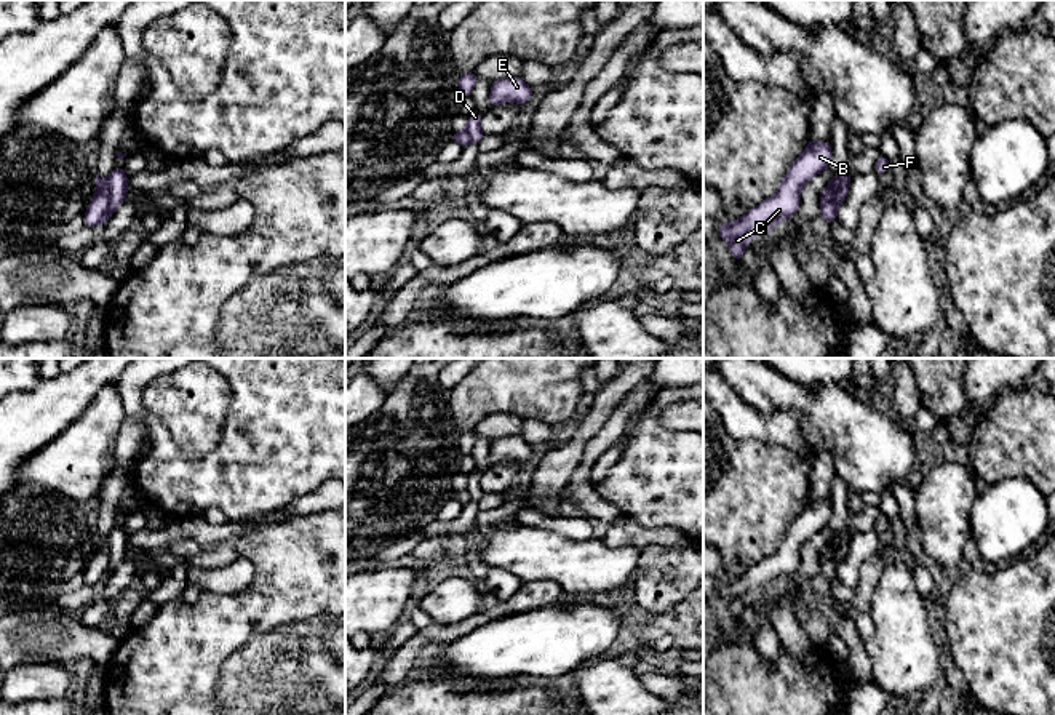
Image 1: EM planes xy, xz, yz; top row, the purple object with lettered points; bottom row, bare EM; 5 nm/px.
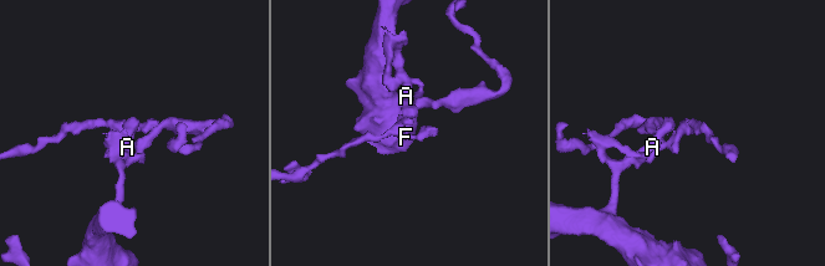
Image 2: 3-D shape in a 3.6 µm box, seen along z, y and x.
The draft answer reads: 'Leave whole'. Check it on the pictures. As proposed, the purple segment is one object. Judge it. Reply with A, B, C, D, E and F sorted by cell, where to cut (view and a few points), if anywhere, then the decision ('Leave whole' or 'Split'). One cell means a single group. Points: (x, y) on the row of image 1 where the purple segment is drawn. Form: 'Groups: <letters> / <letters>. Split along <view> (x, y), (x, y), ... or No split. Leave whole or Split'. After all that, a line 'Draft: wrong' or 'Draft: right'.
Groups: A B C D E / F. Split along xy (106, 181), (109, 205), (99, 221). Split
Draft: wrong

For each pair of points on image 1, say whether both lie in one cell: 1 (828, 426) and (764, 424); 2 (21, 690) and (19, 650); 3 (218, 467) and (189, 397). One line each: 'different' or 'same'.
1: different
2: different
3: different

